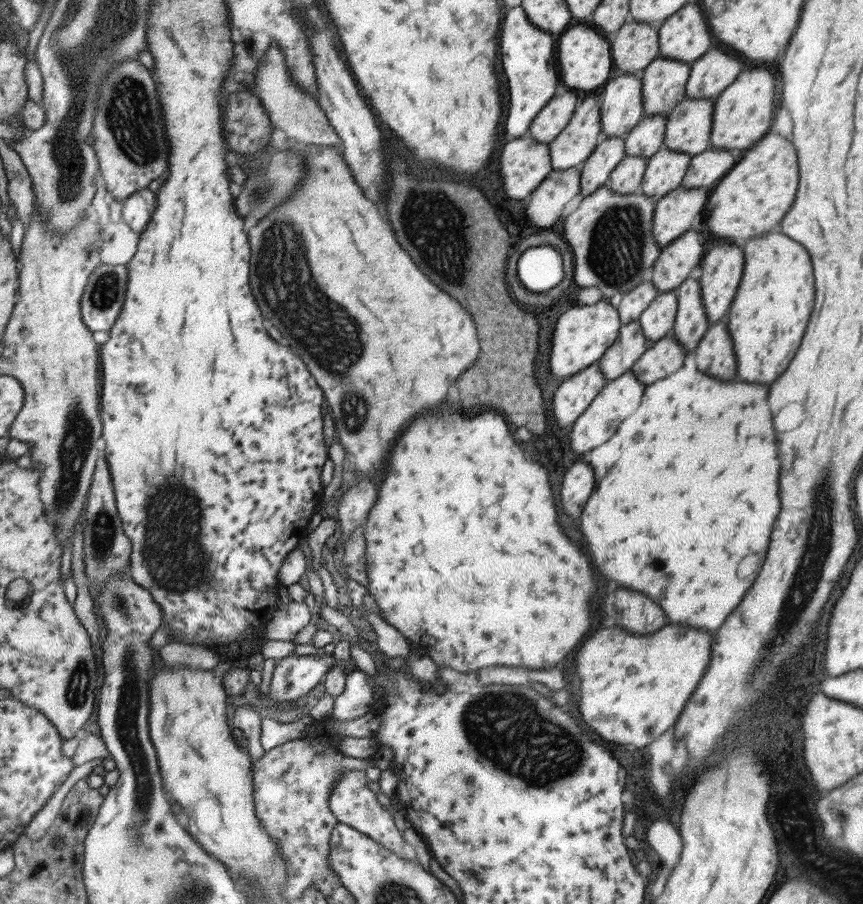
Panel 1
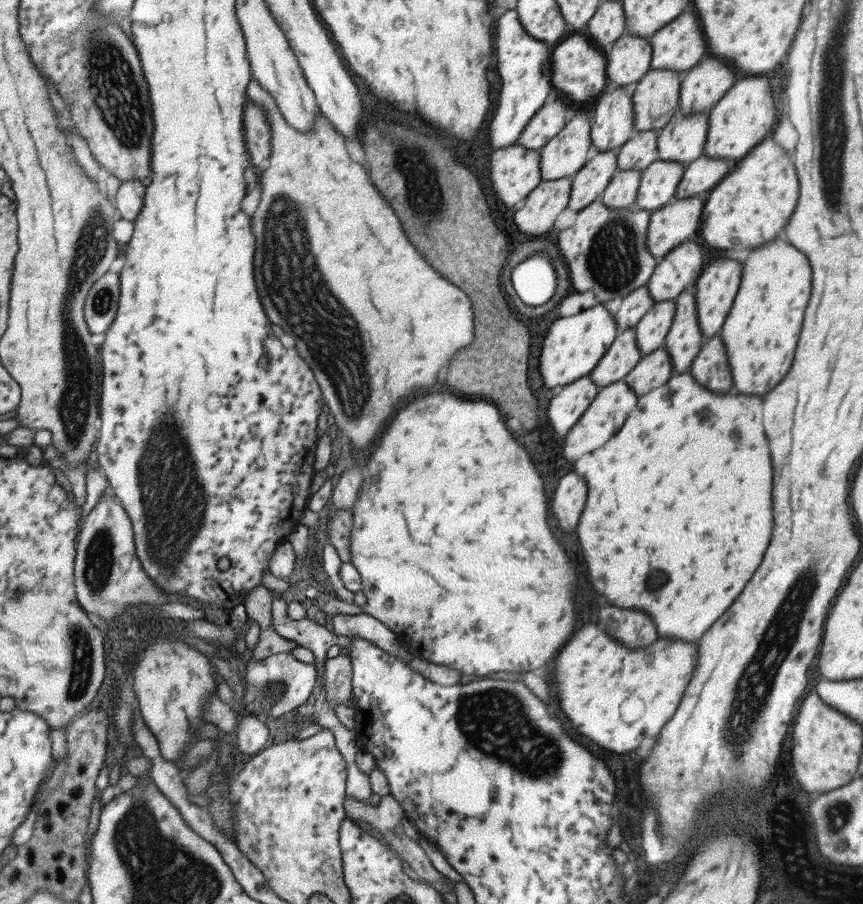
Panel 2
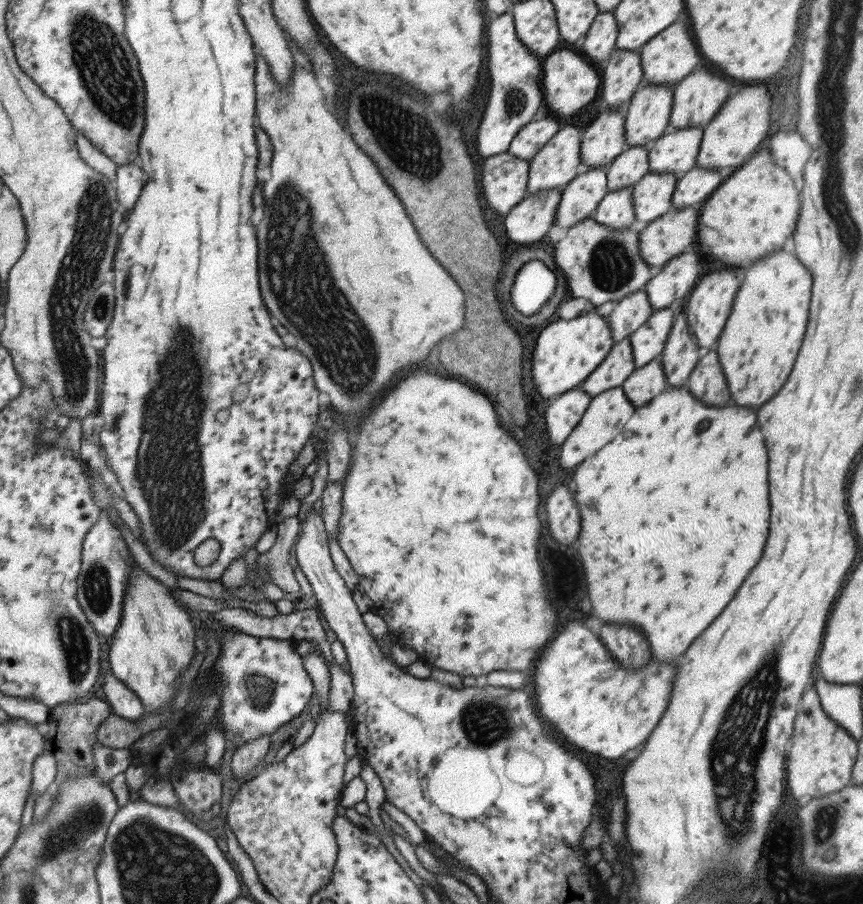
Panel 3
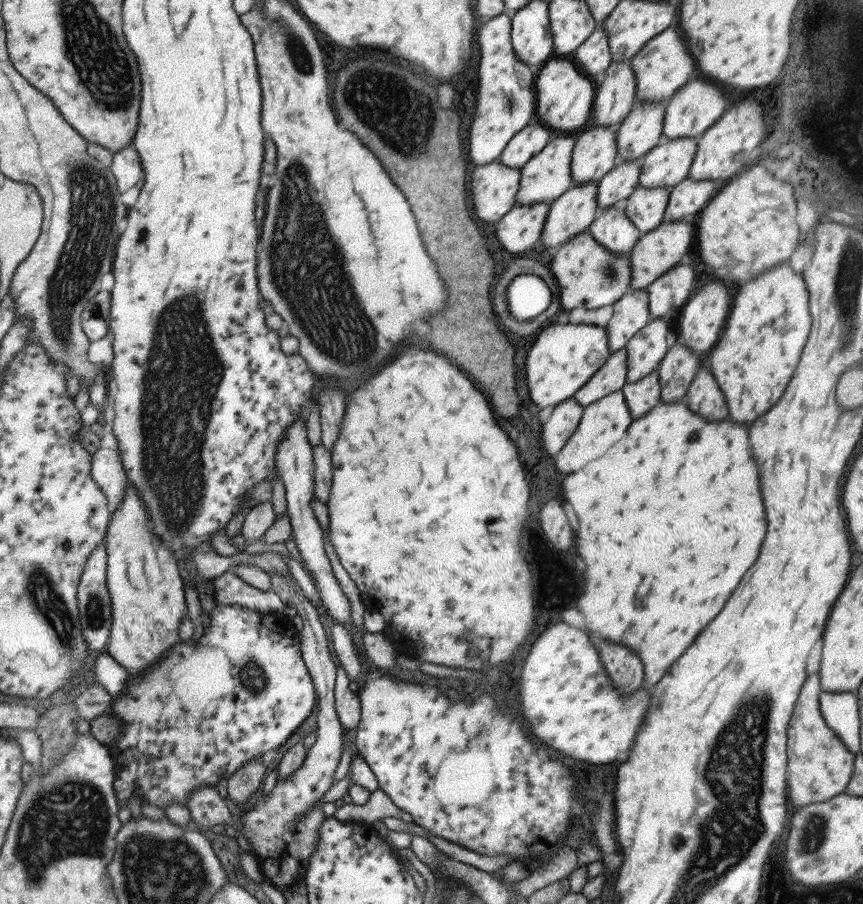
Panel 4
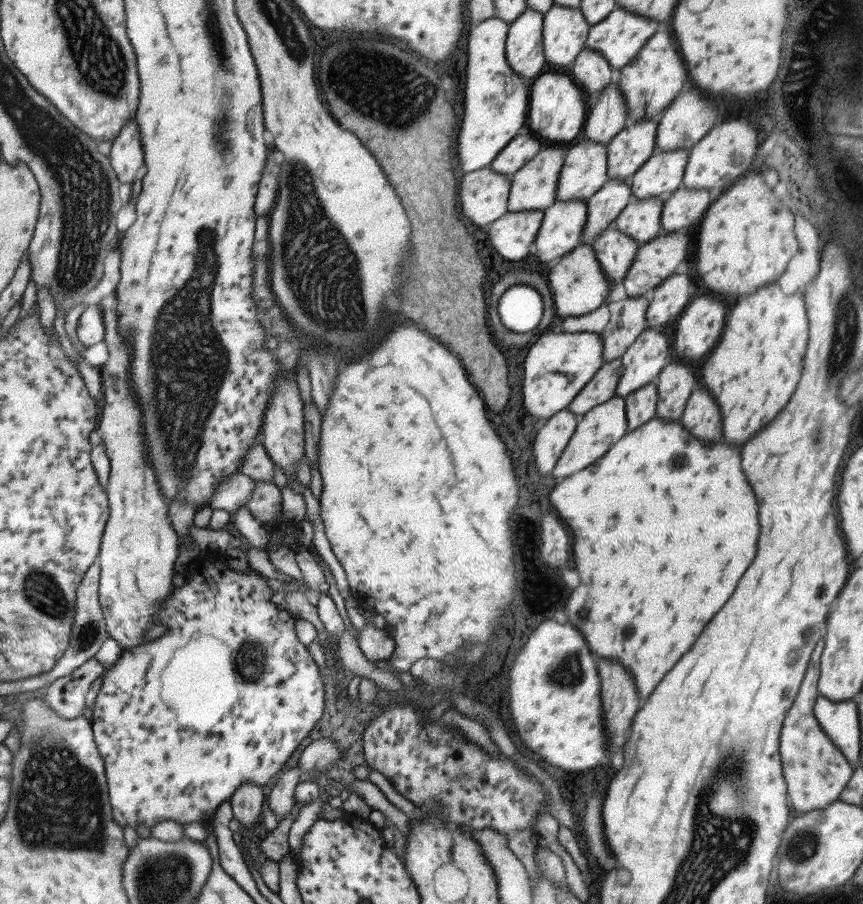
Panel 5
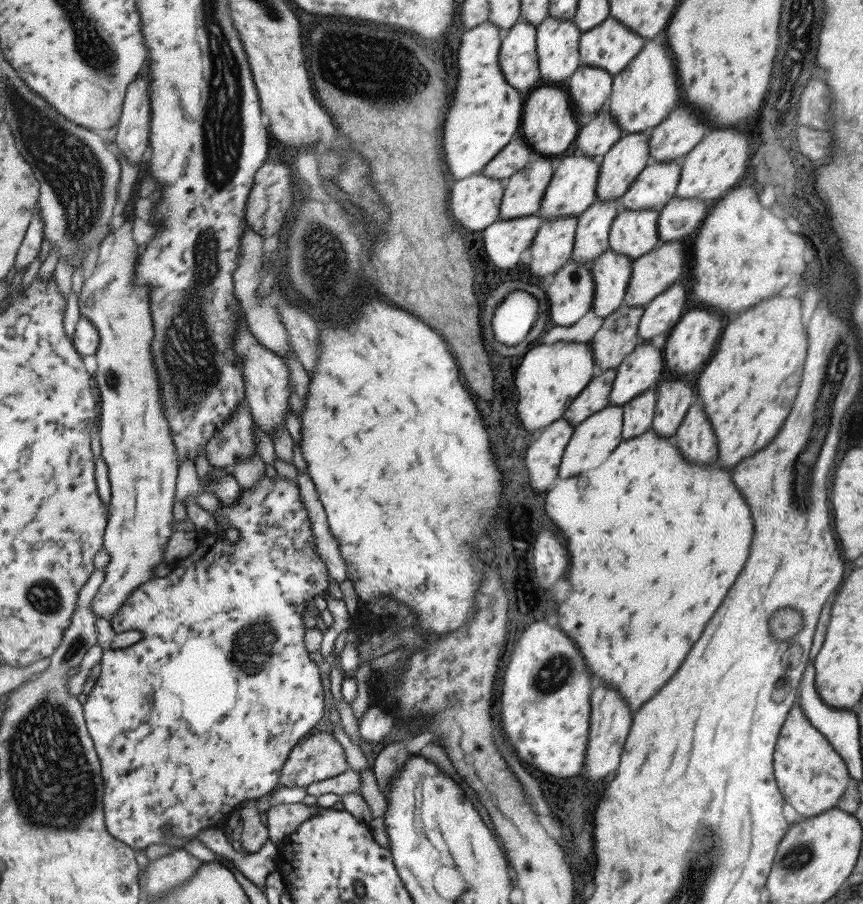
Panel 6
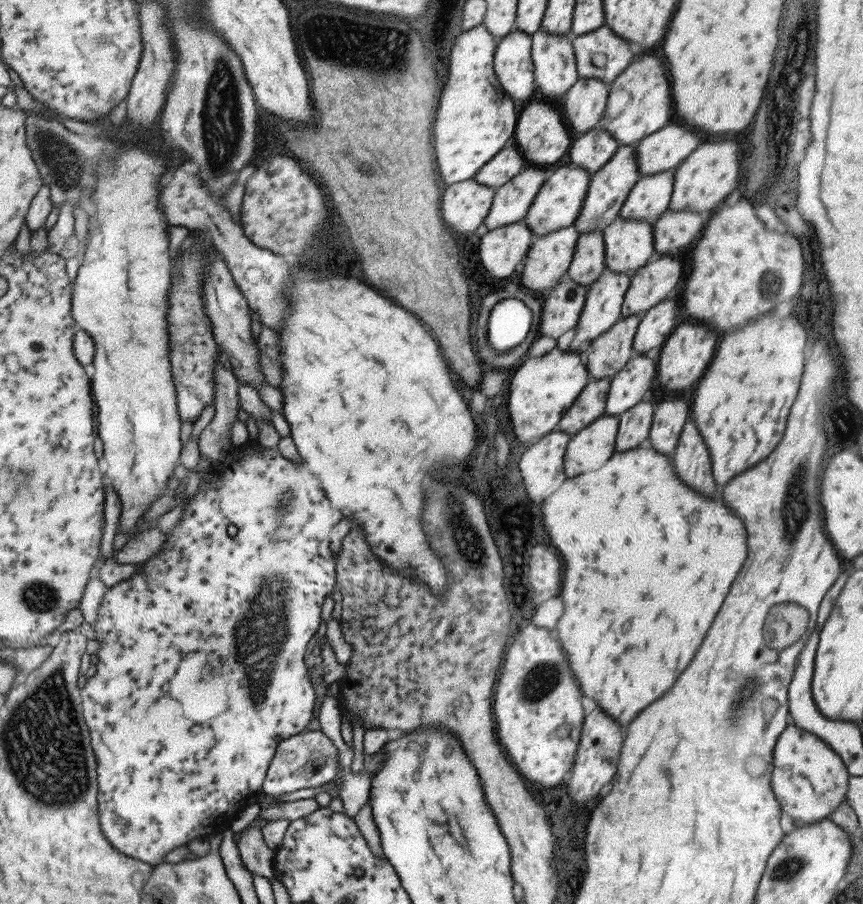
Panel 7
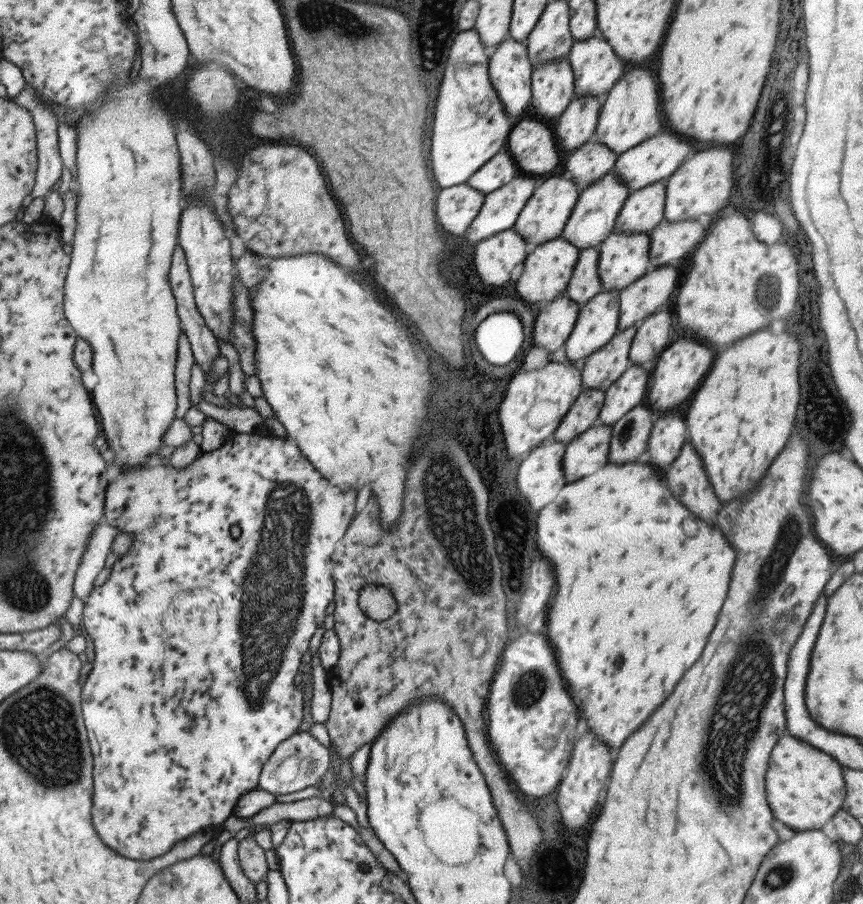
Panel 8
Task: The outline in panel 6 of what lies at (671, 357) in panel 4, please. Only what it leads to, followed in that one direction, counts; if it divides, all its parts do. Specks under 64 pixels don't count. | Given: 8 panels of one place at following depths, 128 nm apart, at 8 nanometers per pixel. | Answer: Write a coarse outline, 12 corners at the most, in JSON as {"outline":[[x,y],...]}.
{"outline":[[683,378],[657,390],[650,430],[673,438],[694,400]]}

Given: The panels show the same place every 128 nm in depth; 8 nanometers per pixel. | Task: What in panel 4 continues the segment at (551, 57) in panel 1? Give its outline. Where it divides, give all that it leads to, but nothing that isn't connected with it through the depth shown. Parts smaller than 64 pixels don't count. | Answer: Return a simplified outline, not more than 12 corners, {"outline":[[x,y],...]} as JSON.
{"outline":[[503,12],[475,29],[467,156],[497,160],[534,118],[536,71]]}

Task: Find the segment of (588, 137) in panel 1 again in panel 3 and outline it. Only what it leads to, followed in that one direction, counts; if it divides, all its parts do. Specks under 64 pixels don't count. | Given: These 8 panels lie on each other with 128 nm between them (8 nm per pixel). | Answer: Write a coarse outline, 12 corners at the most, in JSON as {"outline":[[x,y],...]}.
{"outline":[[577,127],[560,129],[528,161],[527,194],[586,171]]}

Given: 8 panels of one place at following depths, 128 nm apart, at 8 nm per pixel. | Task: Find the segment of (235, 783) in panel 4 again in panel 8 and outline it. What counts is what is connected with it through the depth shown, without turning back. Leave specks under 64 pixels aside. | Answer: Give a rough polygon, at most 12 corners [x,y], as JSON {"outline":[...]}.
{"outline":[[252,836],[241,839],[239,868],[253,885],[269,870],[264,853]]}

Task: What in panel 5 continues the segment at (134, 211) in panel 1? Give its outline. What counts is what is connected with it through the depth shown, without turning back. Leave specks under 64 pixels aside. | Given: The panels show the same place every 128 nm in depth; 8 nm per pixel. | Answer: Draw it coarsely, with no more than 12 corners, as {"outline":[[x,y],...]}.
{"outline":[[135,118],[114,136],[108,159],[119,182],[144,163]]}

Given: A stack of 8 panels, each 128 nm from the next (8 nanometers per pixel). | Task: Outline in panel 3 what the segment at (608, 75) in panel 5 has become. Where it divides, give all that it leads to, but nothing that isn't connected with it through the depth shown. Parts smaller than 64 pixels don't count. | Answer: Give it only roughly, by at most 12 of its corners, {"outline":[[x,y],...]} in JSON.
{"outline":[[599,12],[577,51],[599,67],[615,49],[612,12]]}

